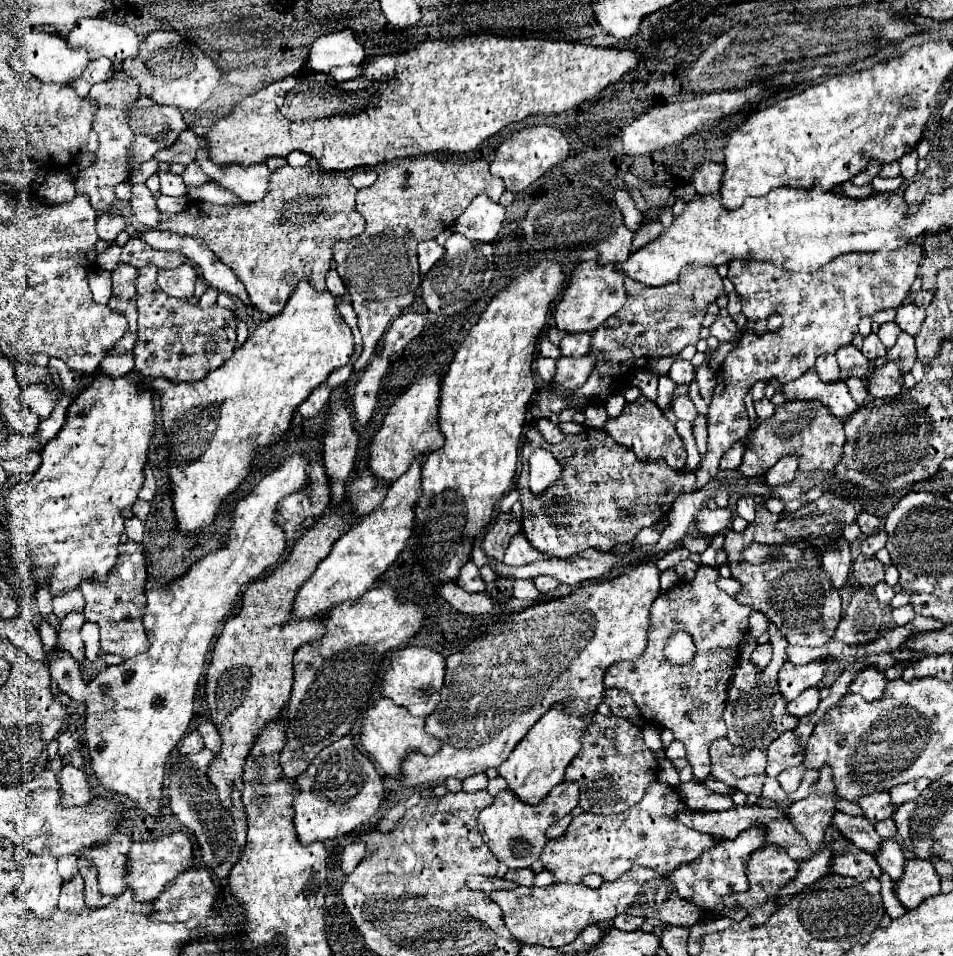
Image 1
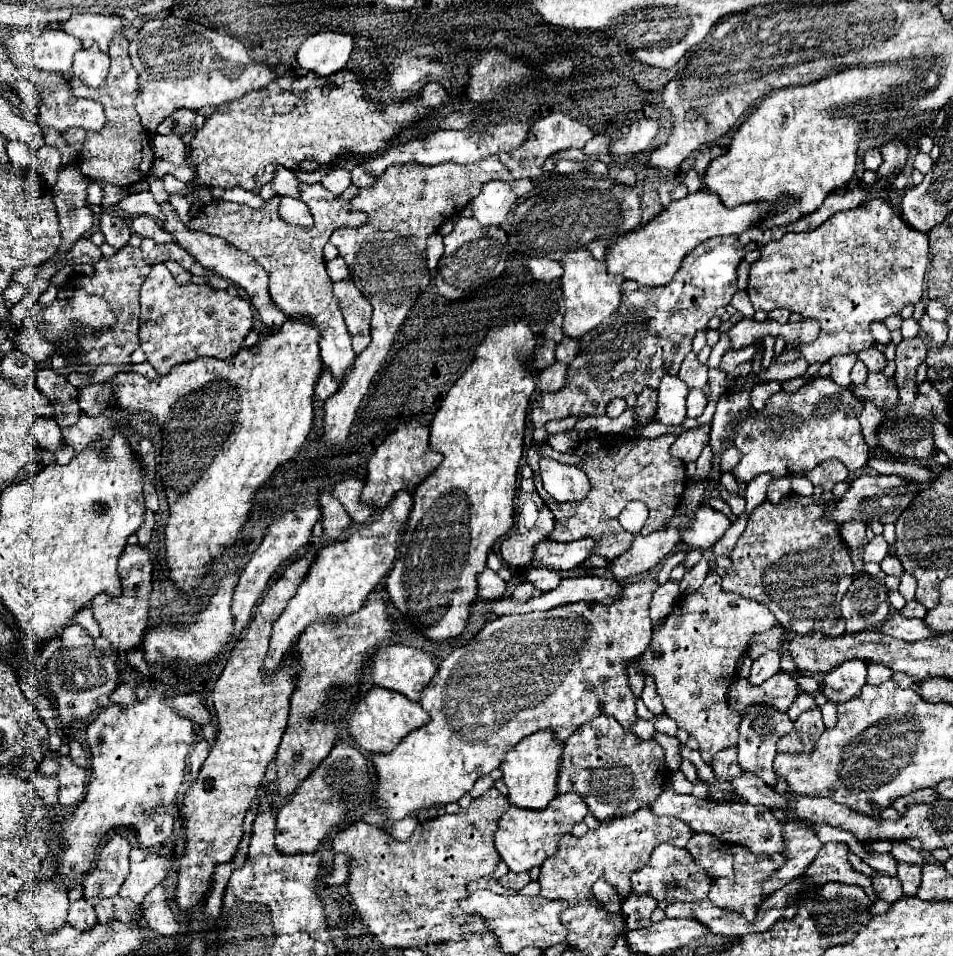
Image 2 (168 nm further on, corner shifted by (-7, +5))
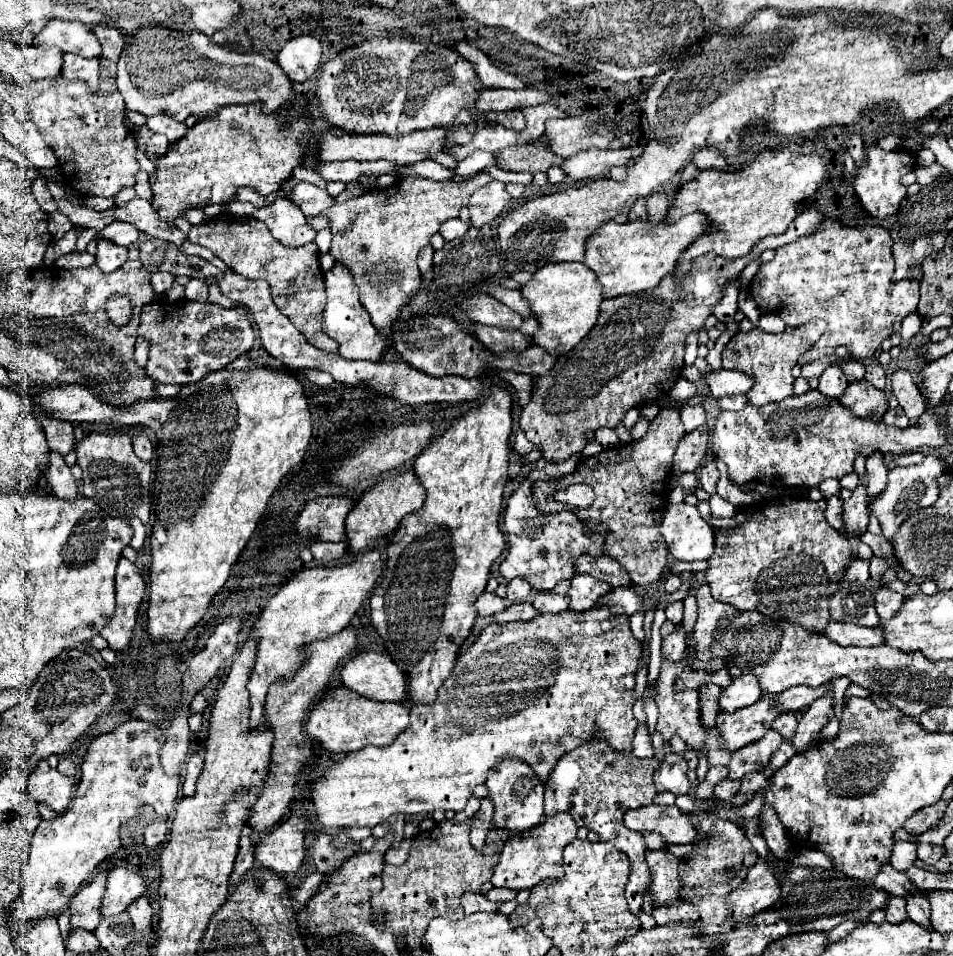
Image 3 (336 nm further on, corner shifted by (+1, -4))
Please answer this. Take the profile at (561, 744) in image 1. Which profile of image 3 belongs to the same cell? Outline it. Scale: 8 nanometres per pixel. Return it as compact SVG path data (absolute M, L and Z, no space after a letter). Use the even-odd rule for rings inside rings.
M505 759L489 771L485 785L489 789L489 799L493 801L493 807L495 807L495 811L493 811L495 829L521 833L521 831L527 831L541 823L545 787L539 781L539 777L535 777L535 773L529 765L523 765L523 761L519 761L519 759Z

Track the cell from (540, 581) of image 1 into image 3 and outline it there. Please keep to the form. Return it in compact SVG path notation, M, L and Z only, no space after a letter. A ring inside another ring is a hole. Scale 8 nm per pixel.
M513 579L511 583L507 583L509 603L523 603L523 601L529 599L529 595L531 595L531 585L527 585L527 581Z

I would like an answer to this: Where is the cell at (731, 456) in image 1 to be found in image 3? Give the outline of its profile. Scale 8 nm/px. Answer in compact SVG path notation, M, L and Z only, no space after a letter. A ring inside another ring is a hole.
M713 461L703 463L703 467L699 469L699 485L701 489L705 489L707 493L715 493L715 485L719 481L719 469L715 467Z

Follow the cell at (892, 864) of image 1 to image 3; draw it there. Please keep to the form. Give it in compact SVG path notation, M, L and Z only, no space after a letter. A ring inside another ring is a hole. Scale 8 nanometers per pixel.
M913 895L913 897L907 897L907 915L911 921L923 925L925 929L931 929L931 907L929 907L929 901L925 895Z

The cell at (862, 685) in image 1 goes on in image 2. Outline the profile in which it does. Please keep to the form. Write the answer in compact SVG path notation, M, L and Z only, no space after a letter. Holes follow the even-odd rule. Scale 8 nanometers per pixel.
M847 660L829 670L823 680L823 694L827 700L845 702L859 696L867 684L867 664L863 660Z

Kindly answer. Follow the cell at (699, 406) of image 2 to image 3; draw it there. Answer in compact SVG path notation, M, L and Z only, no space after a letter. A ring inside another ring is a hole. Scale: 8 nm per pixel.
M687 405L681 407L681 421L687 431L695 431L697 427L705 425L705 411L701 405Z

